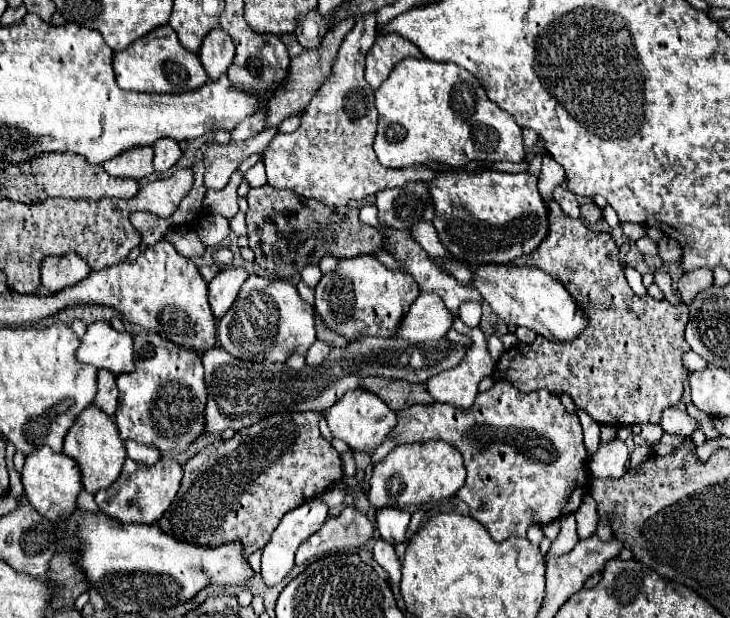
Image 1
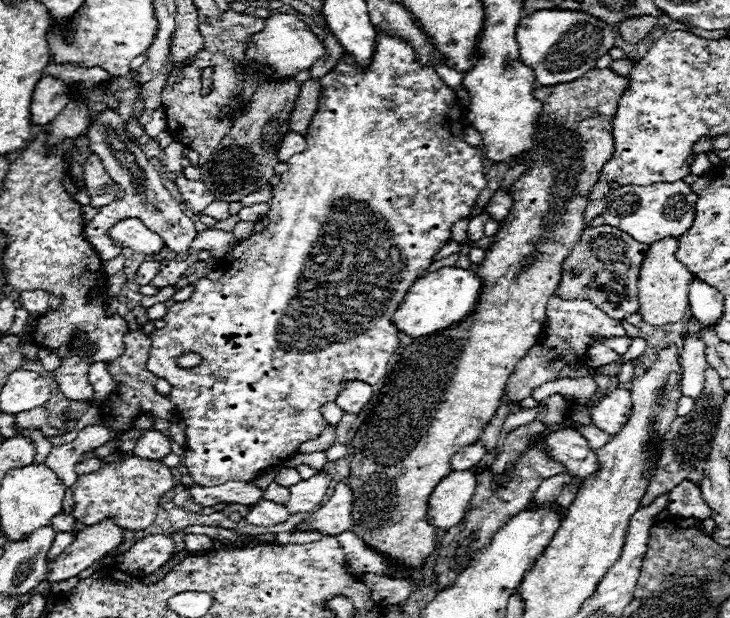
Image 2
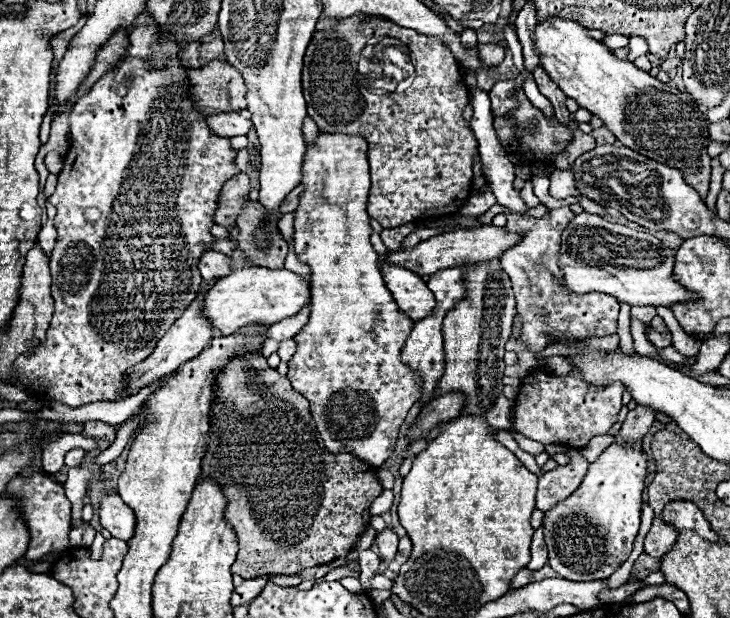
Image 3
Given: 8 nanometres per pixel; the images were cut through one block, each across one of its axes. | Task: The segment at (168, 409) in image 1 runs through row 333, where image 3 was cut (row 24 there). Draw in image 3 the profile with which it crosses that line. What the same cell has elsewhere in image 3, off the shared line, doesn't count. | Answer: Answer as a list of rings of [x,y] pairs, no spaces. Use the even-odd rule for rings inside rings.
[[[142,24],[132,30],[130,34],[130,48],[128,54],[114,70],[104,74],[86,96],[82,96],[72,112],[70,112],[70,140],[72,146],[64,158],[62,172],[58,174],[58,186],[54,194],[48,198],[52,206],[56,206],[58,214],[54,218],[58,240],[50,256],[50,268],[52,268],[52,298],[54,298],[54,314],[50,320],[50,328],[46,332],[46,340],[38,344],[40,348],[34,348],[34,352],[24,352],[14,362],[14,384],[22,384],[26,392],[40,402],[60,402],[70,408],[80,408],[90,402],[100,400],[116,400],[122,394],[122,380],[126,380],[126,368],[132,368],[134,364],[146,360],[150,352],[156,348],[156,342],[166,334],[170,324],[178,320],[178,316],[186,310],[186,306],[196,298],[196,292],[200,290],[202,276],[198,272],[198,256],[202,252],[210,250],[210,242],[214,236],[210,234],[212,214],[218,204],[218,194],[226,180],[230,180],[234,174],[238,174],[238,168],[234,166],[236,152],[230,148],[228,138],[220,138],[210,132],[206,126],[206,116],[200,112],[194,112],[192,102],[186,96],[186,76],[184,68],[178,60],[180,44],[170,36],[158,32],[156,24]]]

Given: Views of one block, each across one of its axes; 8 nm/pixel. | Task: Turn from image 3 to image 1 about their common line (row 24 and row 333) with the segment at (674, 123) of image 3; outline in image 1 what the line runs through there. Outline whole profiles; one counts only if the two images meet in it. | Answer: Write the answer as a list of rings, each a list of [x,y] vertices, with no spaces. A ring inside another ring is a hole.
[[[486,264],[482,266],[482,272],[478,272],[478,280],[474,280],[474,286],[478,288],[478,292],[482,292],[482,298],[506,324],[530,328],[538,336],[544,336],[552,342],[574,340],[588,326],[586,314],[580,310],[570,292],[558,280],[538,268]]]

